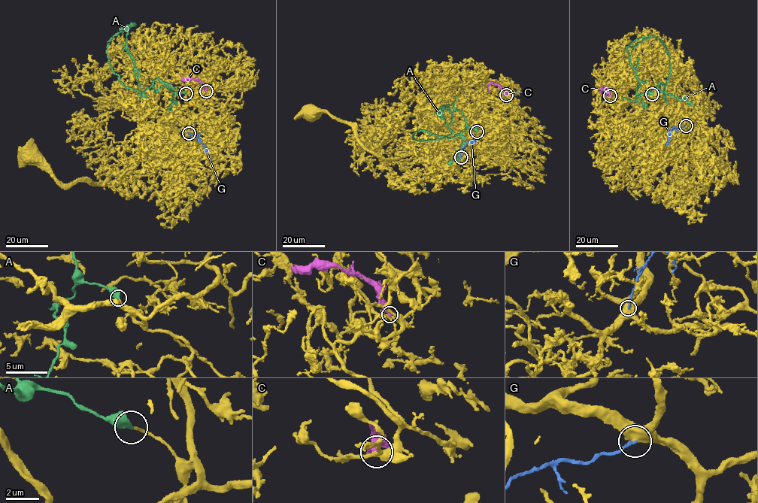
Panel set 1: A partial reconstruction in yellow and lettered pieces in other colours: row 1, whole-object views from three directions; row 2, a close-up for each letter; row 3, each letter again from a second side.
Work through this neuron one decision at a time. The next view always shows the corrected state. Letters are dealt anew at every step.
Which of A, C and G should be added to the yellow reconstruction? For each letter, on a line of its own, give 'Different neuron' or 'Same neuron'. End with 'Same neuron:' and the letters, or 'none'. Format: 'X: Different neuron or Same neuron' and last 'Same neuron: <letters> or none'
A: Different neuron
C: Different neuron
G: Different neuron
Same neuron: none

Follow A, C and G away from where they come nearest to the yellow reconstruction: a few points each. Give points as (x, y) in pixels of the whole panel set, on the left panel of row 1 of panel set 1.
A: (186, 93), (158, 79), (142, 92), (120, 81), (107, 43), (132, 23), (119, 28), (148, 98)
C: (206, 91), (199, 81), (183, 78)
G: (189, 133), (198, 138), (207, 153)

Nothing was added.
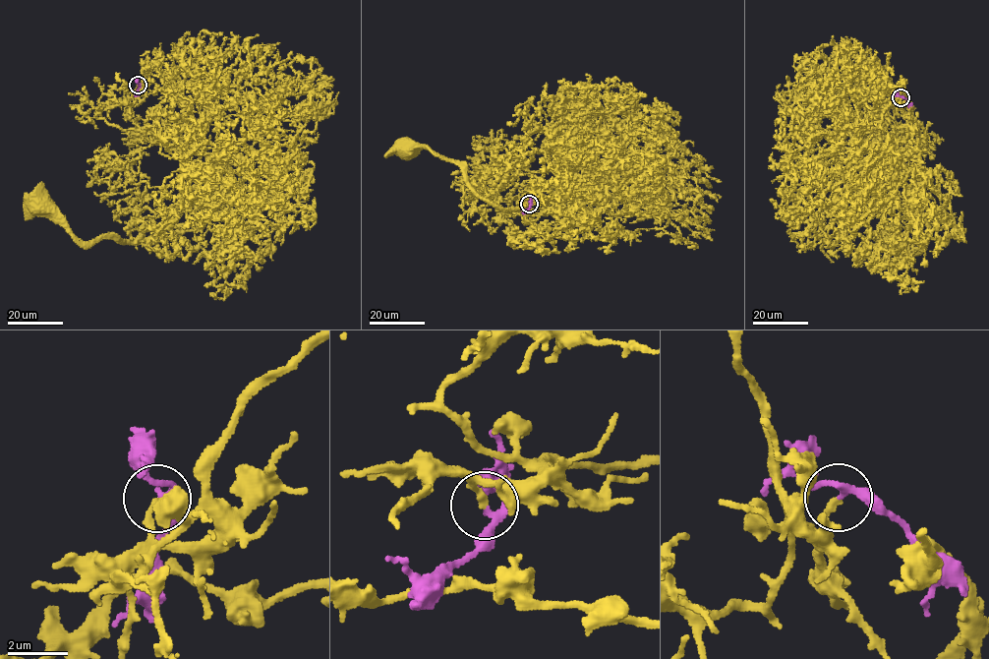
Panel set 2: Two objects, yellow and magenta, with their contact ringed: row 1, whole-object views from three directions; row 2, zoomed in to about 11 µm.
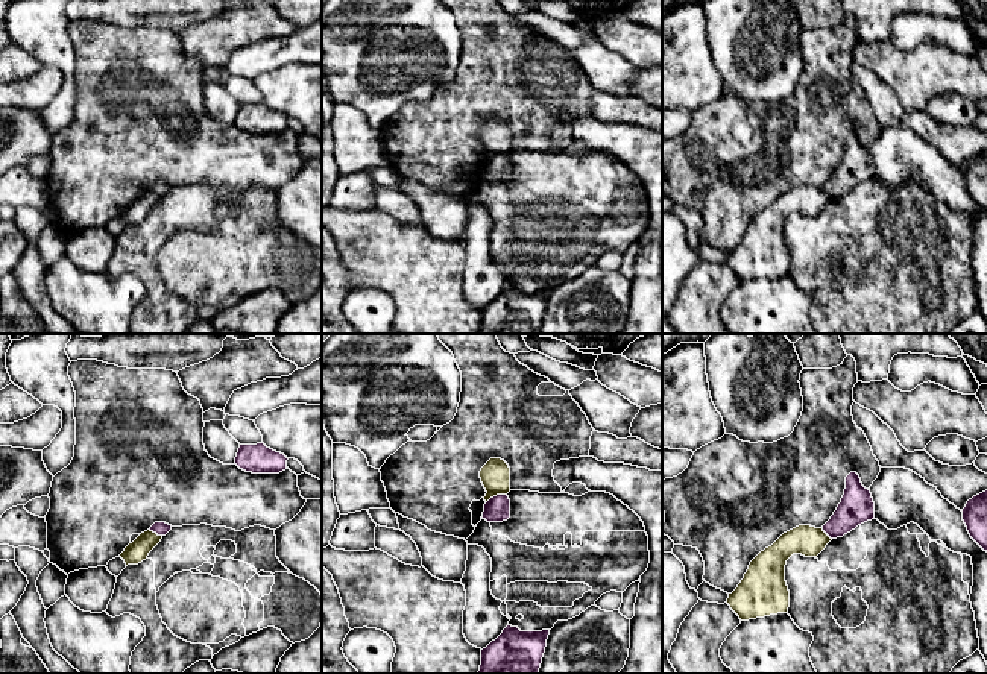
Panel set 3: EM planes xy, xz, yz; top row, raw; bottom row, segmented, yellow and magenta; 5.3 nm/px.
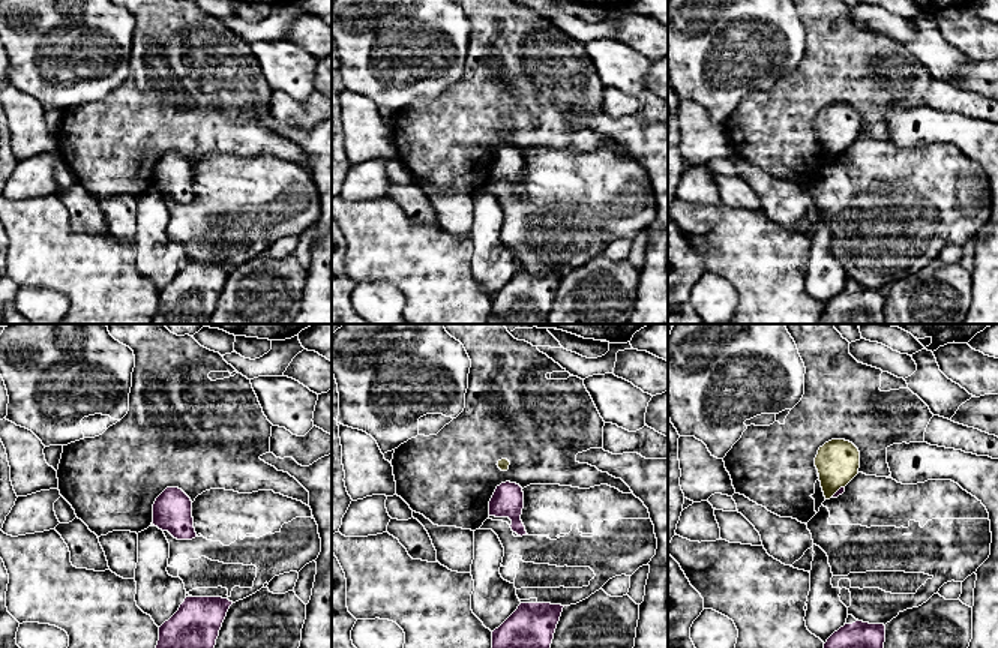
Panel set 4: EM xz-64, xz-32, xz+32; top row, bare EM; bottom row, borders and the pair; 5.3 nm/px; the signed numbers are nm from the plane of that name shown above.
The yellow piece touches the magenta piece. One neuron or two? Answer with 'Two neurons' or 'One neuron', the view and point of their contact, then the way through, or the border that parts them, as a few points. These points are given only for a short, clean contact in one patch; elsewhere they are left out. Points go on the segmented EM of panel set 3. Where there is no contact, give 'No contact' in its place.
Two neurons. Touches yellow at xz (495, 495)

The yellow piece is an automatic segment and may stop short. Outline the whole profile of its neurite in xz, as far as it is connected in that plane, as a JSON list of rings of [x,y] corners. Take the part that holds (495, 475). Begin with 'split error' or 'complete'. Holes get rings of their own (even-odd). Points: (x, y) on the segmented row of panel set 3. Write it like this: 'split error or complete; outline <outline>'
complete; outline [[[490,458],[480,471],[481,483],[486,489],[484,501],[497,495],[507,495],[510,492],[510,468],[501,458]]]

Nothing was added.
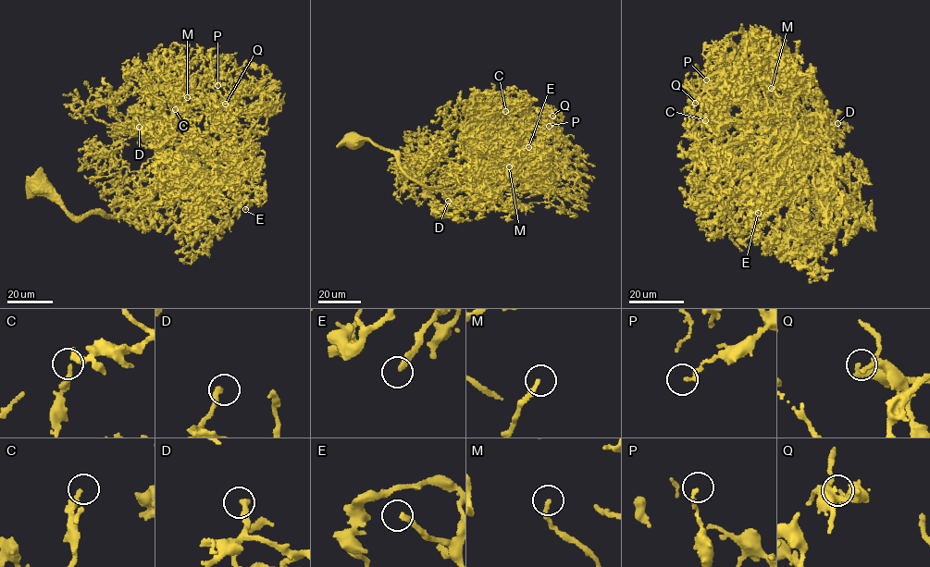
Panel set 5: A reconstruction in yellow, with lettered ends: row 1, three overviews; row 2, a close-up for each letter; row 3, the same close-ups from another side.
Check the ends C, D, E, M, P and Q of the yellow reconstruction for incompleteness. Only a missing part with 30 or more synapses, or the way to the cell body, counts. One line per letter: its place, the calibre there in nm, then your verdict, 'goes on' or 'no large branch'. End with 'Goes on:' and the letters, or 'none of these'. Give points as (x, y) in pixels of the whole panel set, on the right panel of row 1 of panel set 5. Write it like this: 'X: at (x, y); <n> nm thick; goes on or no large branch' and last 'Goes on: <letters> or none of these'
C: at (705, 120); 260 nm thick; no large branch
D: at (837, 123); 280 nm thick; goes on
E: at (758, 213); 240 nm thick; goes on
M: at (771, 88); 190 nm thick; goes on
P: at (706, 80); 200 nm thick; no large branch
Q: at (695, 103); 280 nm thick; no large branch
Goes on: D, E, M

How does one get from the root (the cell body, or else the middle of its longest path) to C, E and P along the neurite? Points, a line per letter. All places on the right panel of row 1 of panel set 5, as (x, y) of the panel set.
C: (800, 230), (801, 255), (837, 225), (816, 177), (792, 166), (715, 176), (732, 160), (699, 139), (705, 120)
E: (800, 230), (801, 255), (831, 240), (837, 215), (781, 141), (780, 200), (759, 201), (758, 213)
P: (800, 230), (801, 254), (831, 240), (835, 203), (740, 85), (726, 81), (732, 72), (706, 80)

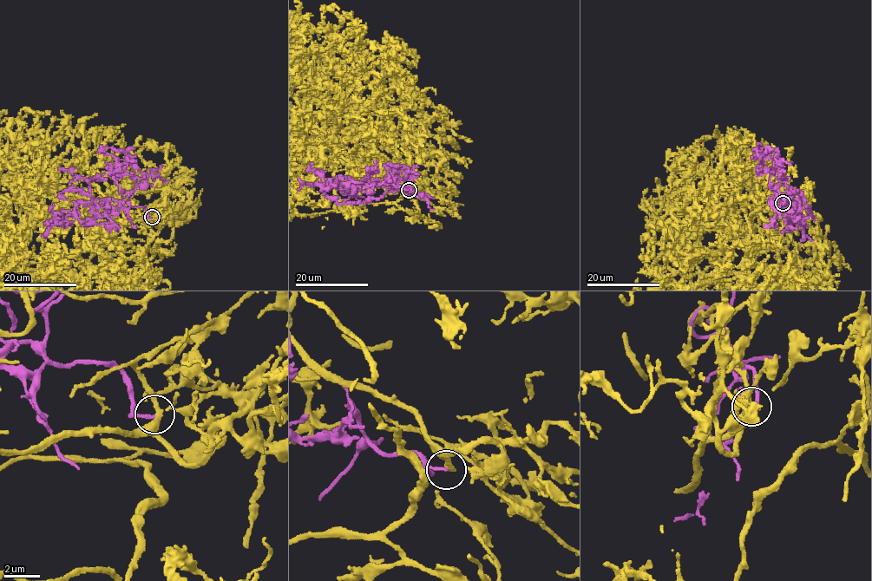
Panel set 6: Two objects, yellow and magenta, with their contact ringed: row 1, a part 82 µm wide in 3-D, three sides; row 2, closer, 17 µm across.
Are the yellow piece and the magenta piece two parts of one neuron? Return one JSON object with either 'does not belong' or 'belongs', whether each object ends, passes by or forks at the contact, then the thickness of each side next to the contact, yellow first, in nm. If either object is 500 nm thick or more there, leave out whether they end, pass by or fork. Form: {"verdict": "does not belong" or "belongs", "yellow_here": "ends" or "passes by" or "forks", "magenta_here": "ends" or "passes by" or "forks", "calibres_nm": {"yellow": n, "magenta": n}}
{"verdict": "does not belong", "yellow_here": "forks", "magenta_here": "ends", "calibres_nm": {"yellow": 220, "magenta": 160}}

